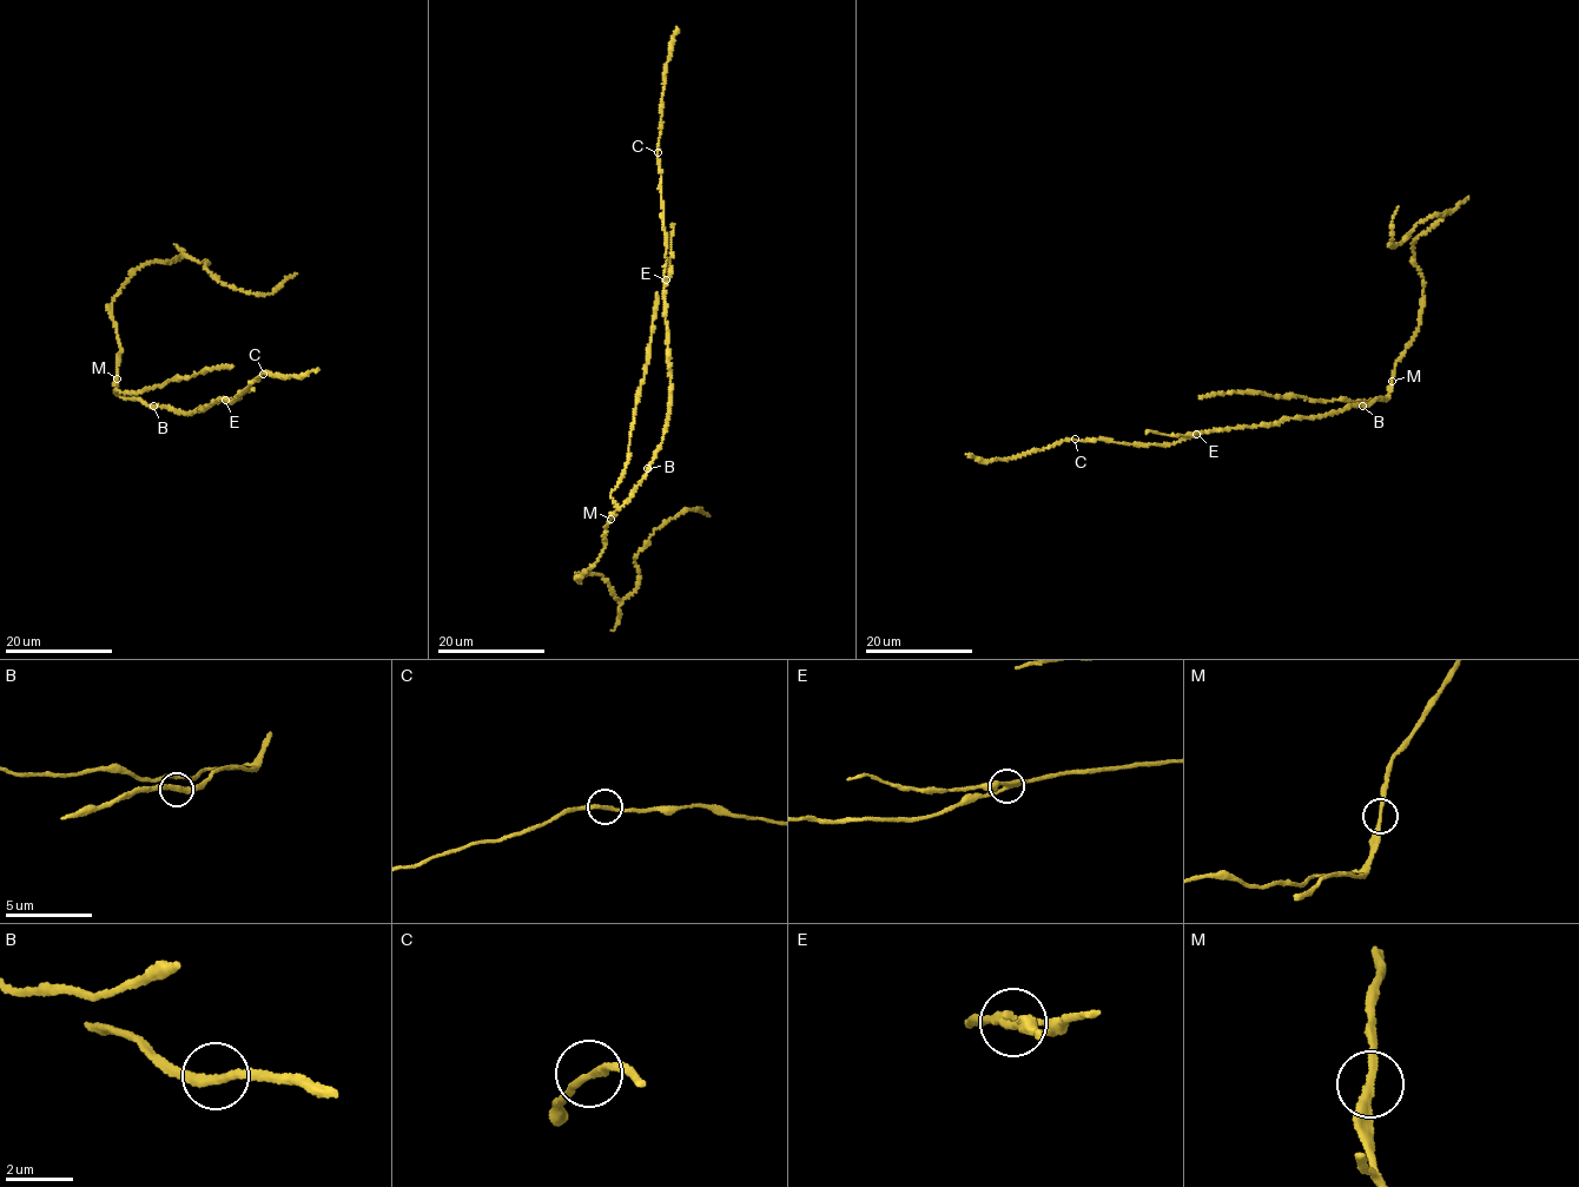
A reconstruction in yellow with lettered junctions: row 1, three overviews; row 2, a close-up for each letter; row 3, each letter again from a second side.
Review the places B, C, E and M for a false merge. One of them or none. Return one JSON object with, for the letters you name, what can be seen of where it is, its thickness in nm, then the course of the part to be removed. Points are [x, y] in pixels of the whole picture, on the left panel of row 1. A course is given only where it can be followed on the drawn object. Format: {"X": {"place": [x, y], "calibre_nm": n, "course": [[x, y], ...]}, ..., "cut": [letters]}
{"cut": []}

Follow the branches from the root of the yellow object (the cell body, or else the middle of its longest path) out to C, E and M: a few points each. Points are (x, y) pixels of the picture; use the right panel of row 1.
C: (1363, 404), (1346, 406), (1319, 416), (1284, 417), (1273, 423), (1215, 429), (1168, 444), (1075, 439)
E: (1363, 404), (1346, 406), (1322, 416), (1284, 417), (1273, 423), (1196, 434)
M: (1363, 404), (1386, 400), (1393, 381)

